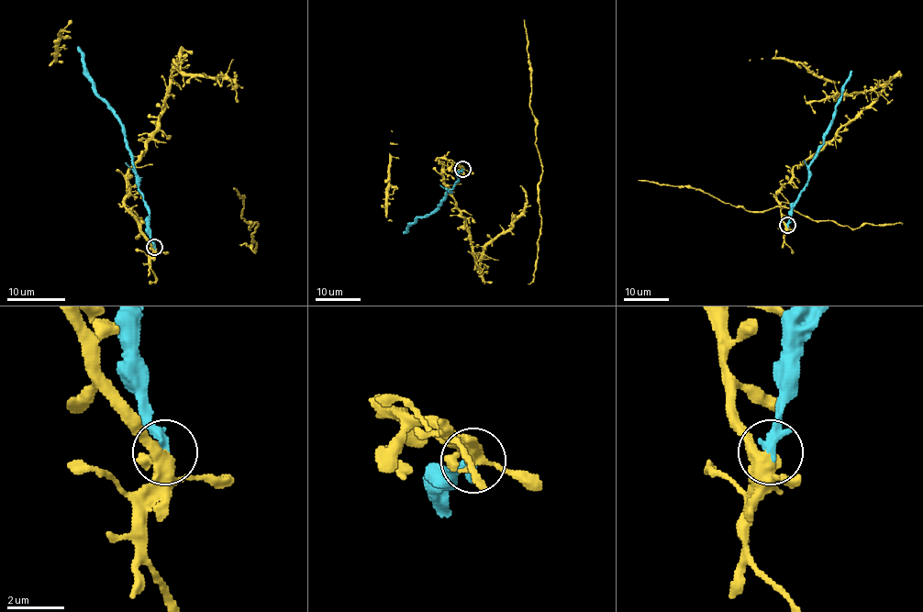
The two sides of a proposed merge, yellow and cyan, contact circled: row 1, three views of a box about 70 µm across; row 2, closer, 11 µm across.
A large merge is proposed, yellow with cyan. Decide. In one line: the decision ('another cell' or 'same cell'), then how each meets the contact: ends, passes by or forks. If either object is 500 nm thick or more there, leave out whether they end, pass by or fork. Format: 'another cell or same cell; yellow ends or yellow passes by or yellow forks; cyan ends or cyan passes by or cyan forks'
another cell; yellow forks; cyan ends

